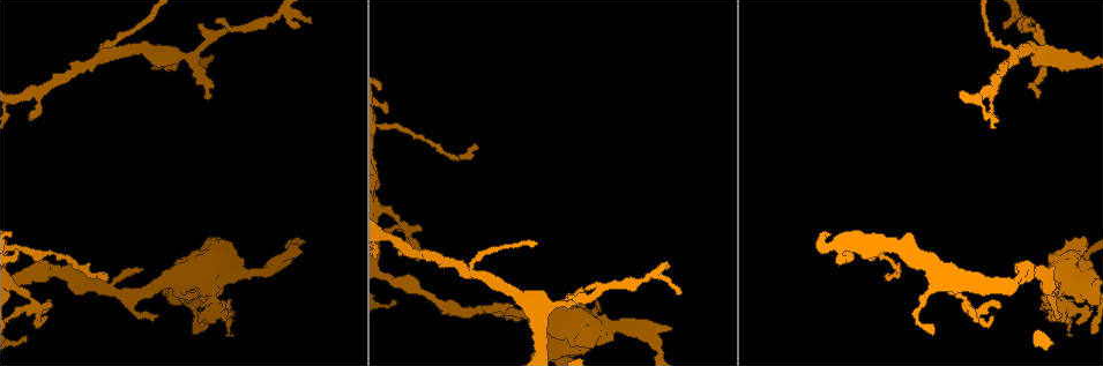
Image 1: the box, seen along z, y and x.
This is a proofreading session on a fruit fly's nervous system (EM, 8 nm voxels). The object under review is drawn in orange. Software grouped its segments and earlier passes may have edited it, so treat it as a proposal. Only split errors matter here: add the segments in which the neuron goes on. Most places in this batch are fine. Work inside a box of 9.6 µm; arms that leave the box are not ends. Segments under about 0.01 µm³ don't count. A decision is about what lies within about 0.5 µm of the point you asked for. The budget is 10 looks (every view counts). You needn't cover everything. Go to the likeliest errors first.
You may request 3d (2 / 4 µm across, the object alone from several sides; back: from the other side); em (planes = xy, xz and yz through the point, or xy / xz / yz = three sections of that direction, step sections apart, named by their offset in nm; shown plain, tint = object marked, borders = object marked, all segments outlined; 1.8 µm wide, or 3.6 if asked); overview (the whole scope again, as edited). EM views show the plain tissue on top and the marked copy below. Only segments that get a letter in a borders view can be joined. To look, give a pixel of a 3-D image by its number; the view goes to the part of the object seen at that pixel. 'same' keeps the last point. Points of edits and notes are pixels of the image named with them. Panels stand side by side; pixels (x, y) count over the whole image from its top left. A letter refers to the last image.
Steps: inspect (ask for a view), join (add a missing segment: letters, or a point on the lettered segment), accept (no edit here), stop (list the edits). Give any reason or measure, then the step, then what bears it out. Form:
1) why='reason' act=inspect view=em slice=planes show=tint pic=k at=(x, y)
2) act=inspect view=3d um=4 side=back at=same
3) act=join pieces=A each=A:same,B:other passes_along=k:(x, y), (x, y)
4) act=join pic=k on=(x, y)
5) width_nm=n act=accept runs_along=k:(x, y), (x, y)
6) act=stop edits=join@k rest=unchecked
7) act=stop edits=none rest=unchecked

act=inspect view=em slice=planes show=borders pic=1 at=(208, 97)

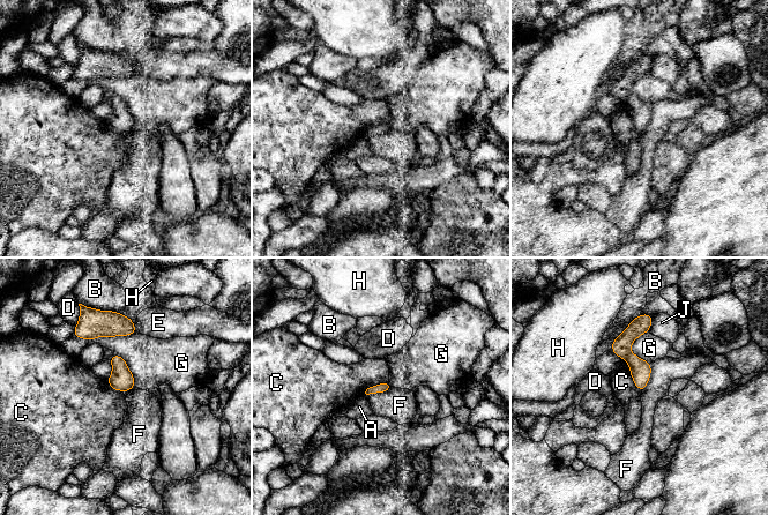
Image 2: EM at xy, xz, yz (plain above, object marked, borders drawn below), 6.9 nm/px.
act=accept each=A:other,B:other,C:other,D:other,E:other,F:other,G:other,H:other,J:other found='none of them fits'

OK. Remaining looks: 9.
act=inspect view=em slice=planes show=borders pic=1 at=(670, 327)

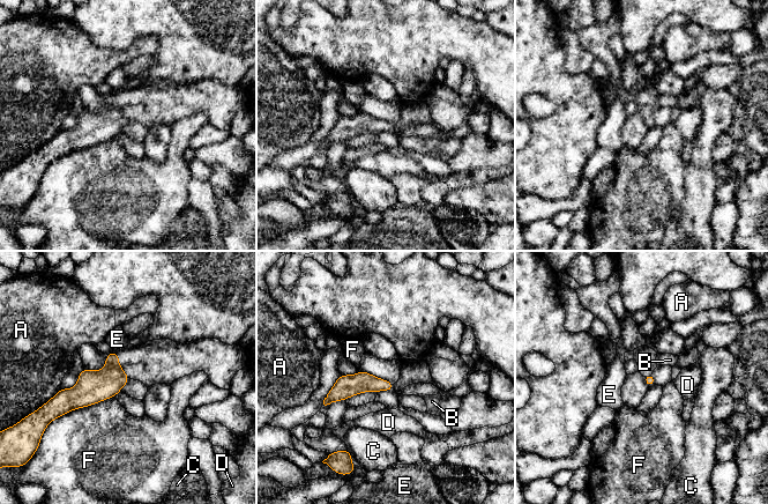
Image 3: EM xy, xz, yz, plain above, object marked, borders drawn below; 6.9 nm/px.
longest_contact=F:420nm act=accept each=A:other,B:other,C:other,D:other,E:other,F:other found='no lettered segment goes on from it'

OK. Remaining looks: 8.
why='an open end' act=inspect view=em slice=yz step=4 show=tint pic=1 at=(399, 255)

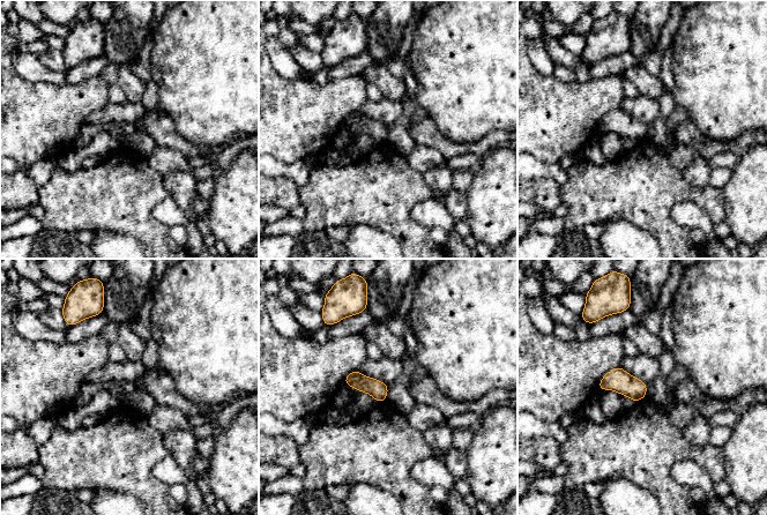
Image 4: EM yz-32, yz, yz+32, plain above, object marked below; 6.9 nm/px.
act=inspect view=em slice=planes show=borders at=same

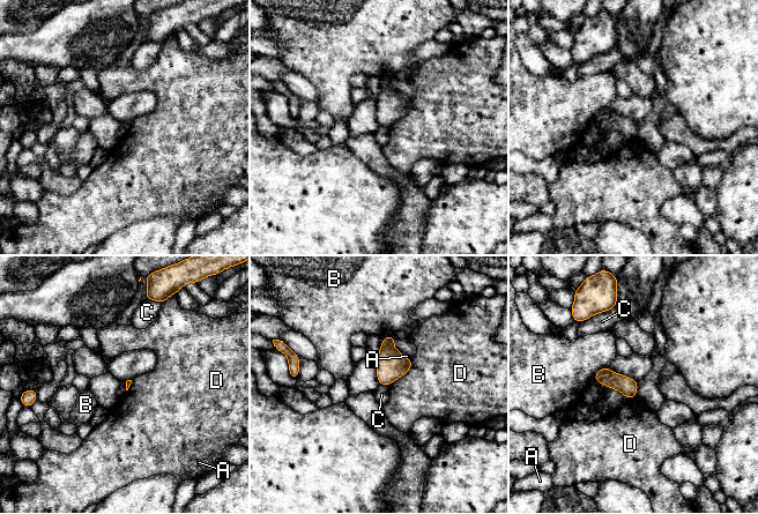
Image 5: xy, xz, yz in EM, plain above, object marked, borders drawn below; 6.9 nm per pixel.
act=accept each=A:other,B:other,C:other,D:other border=5:(638, 382), (636, 395) found='none of them fits'

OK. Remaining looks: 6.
why='abrupt turn' act=inspect view=3d um=4 pic=1 at=(107, 54)

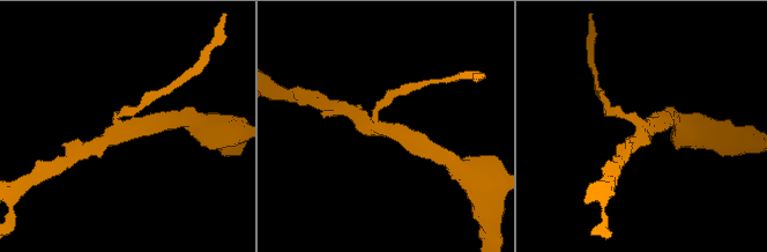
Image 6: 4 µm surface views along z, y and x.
arms=3 why='shape alone is not enough' act=inspect view=em slice=planes show=borders pic=6 at=(641, 129)

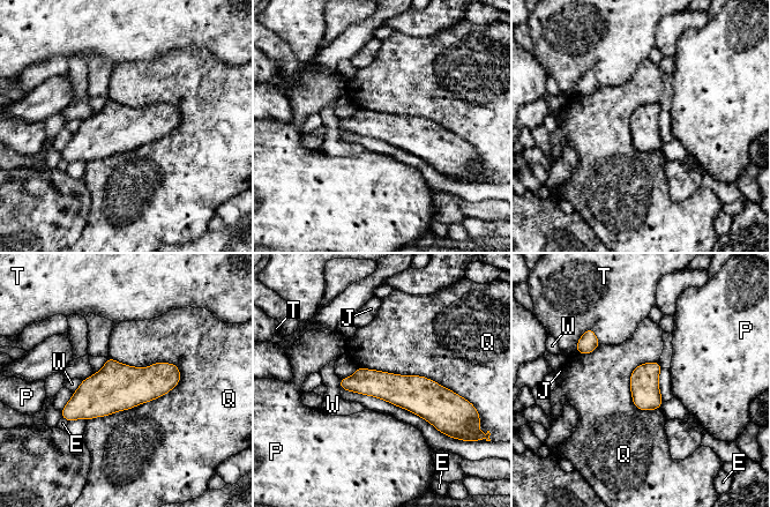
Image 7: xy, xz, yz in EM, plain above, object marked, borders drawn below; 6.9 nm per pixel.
act=accept each=E:other,J:other,P:other,Q:other,T:other,W:other runs_along=7:(342, 382), (450, 395) found='no lettered segment goes on from it'

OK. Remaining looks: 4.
act=stop edits=none rest=unchecked

